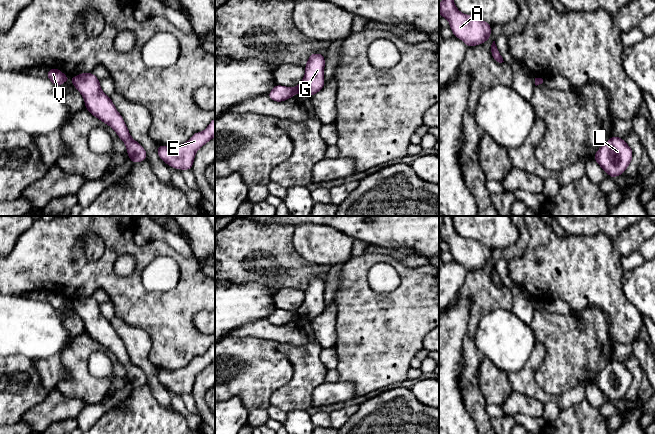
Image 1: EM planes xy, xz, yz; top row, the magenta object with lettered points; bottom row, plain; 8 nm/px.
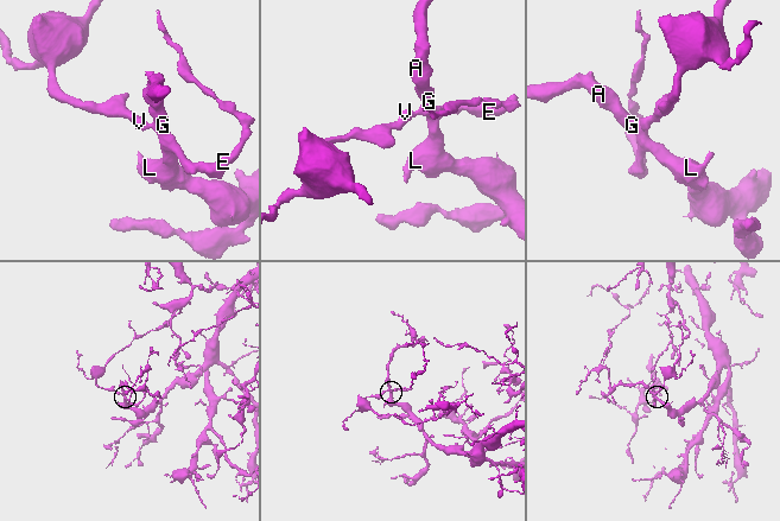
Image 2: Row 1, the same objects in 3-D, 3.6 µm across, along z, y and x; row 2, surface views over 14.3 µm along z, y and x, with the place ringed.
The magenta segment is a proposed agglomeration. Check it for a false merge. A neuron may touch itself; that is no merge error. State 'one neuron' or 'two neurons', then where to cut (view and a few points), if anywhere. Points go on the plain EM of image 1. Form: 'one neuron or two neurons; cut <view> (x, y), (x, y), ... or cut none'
two neurons; cut xz (295, 311), (298, 316)

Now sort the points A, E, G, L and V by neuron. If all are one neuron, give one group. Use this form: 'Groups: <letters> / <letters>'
Groups: A E G L / V

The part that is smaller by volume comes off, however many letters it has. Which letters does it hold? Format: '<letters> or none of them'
V

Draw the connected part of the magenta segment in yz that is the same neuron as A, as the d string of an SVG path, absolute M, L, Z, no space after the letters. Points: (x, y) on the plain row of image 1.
M444 216L439 238L449 245L454 260L462 264L468 272L485 267L491 261L491 249L473 239L457 233L452 216Z

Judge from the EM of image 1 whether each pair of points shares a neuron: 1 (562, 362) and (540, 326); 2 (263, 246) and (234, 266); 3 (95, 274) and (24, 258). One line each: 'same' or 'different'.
1: same
2: same
3: same

